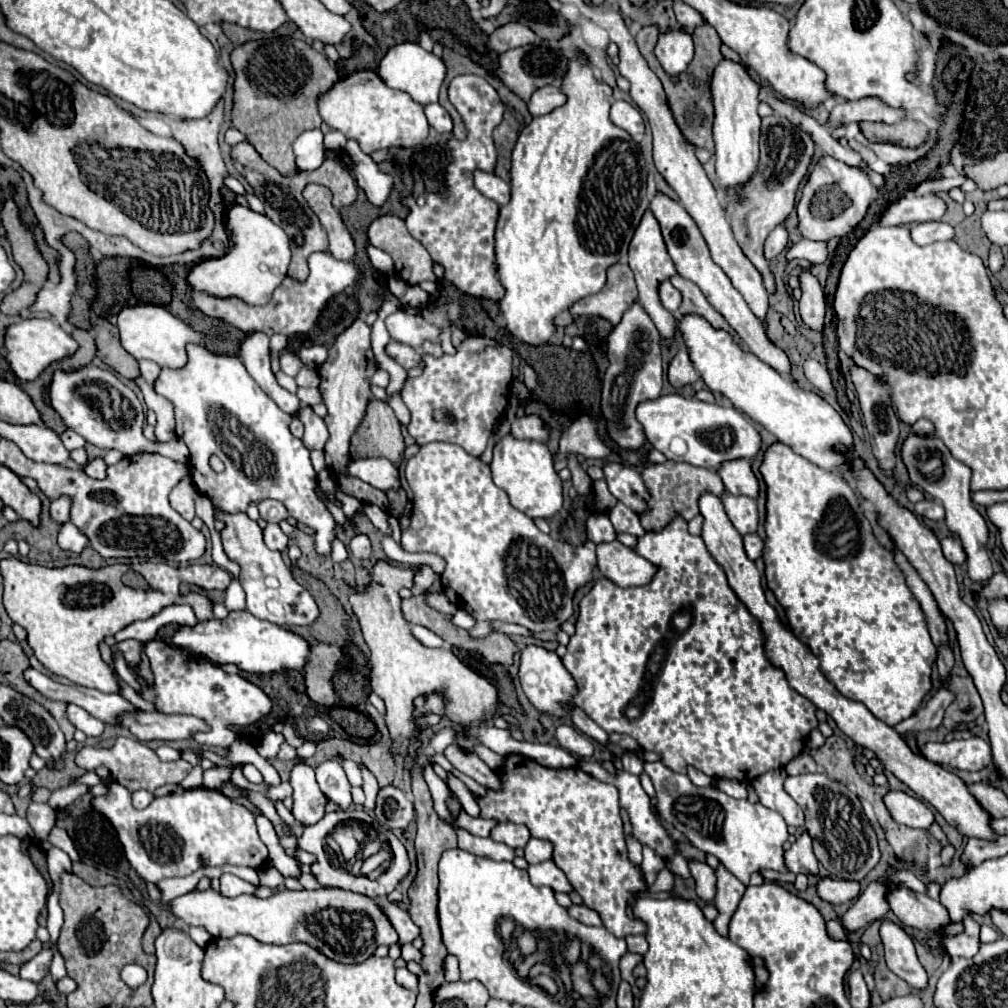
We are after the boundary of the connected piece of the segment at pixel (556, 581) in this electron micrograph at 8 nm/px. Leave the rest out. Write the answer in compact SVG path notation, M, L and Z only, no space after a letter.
M432 442L420 446L419 452L407 461L404 472L413 491L413 515L409 527L403 531L401 545L405 551L437 553L447 561L441 575L443 591L451 603L477 619L477 627L469 633L483 637L489 633L487 623L491 619L503 619L525 625L539 639L555 639L553 631L573 613L573 593L591 577L595 543L559 543L539 531L525 513L511 505L507 493L491 481L489 465L455 444Z

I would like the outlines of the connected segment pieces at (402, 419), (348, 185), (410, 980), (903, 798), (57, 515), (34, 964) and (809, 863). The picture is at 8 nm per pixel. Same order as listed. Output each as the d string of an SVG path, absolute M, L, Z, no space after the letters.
M397 395L397 397L393 397L389 403L391 403L391 407L393 407L393 411L395 411L397 419L399 419L399 423L401 423L403 427L407 427L407 425L409 425L409 411L407 411L405 403L401 401L401 397Z
M325 159L317 169L317 175L309 175L309 183L325 185L333 191L333 207L351 205L357 199L357 181L333 159Z
M402 967L402 968L396 969L395 978L399 985L417 992L418 977L416 975L412 974L407 969L407 967Z
M887 791L883 795L883 803L891 817L901 825L927 829L933 823L931 809L921 799L915 799L903 791Z
M55 499L51 503L51 517L57 523L65 523L69 521L69 499Z
M43 949L37 957L27 961L25 965L21 965L19 977L27 979L27 981L33 981L33 983L39 983L43 979L43 975L49 971L49 961L51 961L51 951Z
M803 831L801 837L791 845L791 849L785 851L785 863L793 873L817 873L819 863L813 853L813 839L807 831Z

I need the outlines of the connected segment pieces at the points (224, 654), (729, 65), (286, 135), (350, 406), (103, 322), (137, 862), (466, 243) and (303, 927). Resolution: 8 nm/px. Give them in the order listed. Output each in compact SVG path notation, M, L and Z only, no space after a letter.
M229 611L225 619L207 619L197 621L193 627L183 625L177 631L177 645L185 647L191 655L201 655L215 665L233 663L241 671L249 673L275 673L281 669L301 671L307 663L309 643L301 635L295 635L283 627L277 627L269 621L261 621L249 611Z
M721 59L711 75L711 97L715 107L713 119L713 141L715 141L715 167L719 177L719 187L741 185L749 175L753 175L759 159L759 127L761 117L757 115L759 105L759 85L747 73L749 67L735 63L731 59Z
M269 37L237 45L229 59L235 71L231 125L247 137L247 141L271 167L283 175L297 173L293 141L303 131L321 127L317 95L319 91L327 91L339 79L335 65L307 41L293 37Z
M357 315L353 319L353 323L343 333L339 333L335 337L335 343L329 347L329 355L327 355L325 363L321 363L317 367L317 375L321 379L319 391L321 391L323 403L327 407L327 415L323 417L323 421L329 429L329 439L325 443L325 463L345 493L355 495L363 503L375 503L385 511L387 495L383 491L377 491L375 487L371 487L359 479L349 479L343 473L345 463L351 459L349 457L349 439L365 415L365 407L371 397L369 379L373 377L375 371L377 371L377 365L375 365L375 357L373 357L373 349L371 349L371 325L367 325L363 321L363 317Z
M93 317L91 319L91 327L95 333L95 345L97 345L97 357L109 365L111 369L115 369L117 373L121 373L127 379L133 379L139 375L139 367L137 367L137 359L133 359L119 343L117 339L117 327L111 325L105 317Z
M111 783L107 795L91 799L91 809L95 809L99 815L103 815L111 823L111 827L117 831L119 843L123 845L125 859L139 873L139 877L149 883L157 883L165 877L191 875L193 871L197 871L201 867L199 857L205 857L209 867L229 863L229 865L245 865L245 867L261 869L267 863L267 847L261 843L261 839L257 835L255 815L247 807L229 801L219 791L201 787L201 789L189 789L181 795L155 797L147 809L137 811L131 805L129 791L125 791L125 787L121 787L119 783Z
M459 75L459 77L455 77L449 83L447 93L449 93L449 101L461 113L469 133L467 133L465 141L457 141L457 139L449 141L449 149L453 153L453 163L447 167L447 189L449 189L447 197L431 193L431 195L427 195L427 203L424 206L417 205L412 196L402 197L402 204L409 209L409 215L405 217L405 223L407 223L409 233L429 251L433 261L439 261L439 263L445 265L447 281L451 281L463 293L469 293L473 297L499 301L505 294L499 279L495 277L497 263L495 263L493 233L495 233L495 223L497 223L497 215L499 215L499 205L495 201L487 199L481 191L477 191L477 187L473 185L473 171L475 169L483 169L483 171L493 171L495 169L497 151L495 151L495 145L493 145L493 139L491 139L491 131L503 119L503 103L499 101L497 91L479 75Z
M209 887L207 891L193 889L187 895L175 897L169 905L171 913L185 921L185 925L205 927L213 937L235 937L245 933L263 943L277 945L305 941L341 963L365 961L373 955L375 947L397 943L397 933L375 899L337 887L313 891L285 889L267 899L259 899L255 895L225 897Z

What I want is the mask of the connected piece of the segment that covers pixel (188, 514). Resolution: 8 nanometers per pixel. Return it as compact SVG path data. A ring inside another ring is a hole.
M191 475L183 477L171 491L169 495L169 501L171 501L171 507L181 513L187 521L191 521L195 517L195 499L199 497L199 491L197 491L197 485L193 483Z

